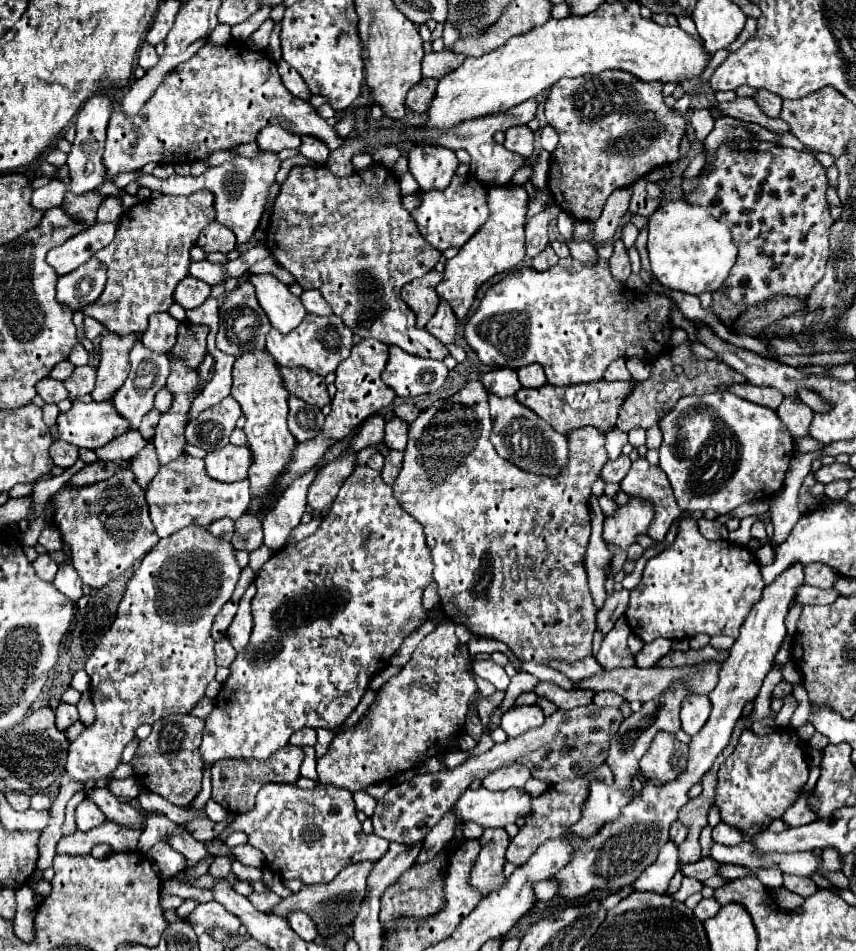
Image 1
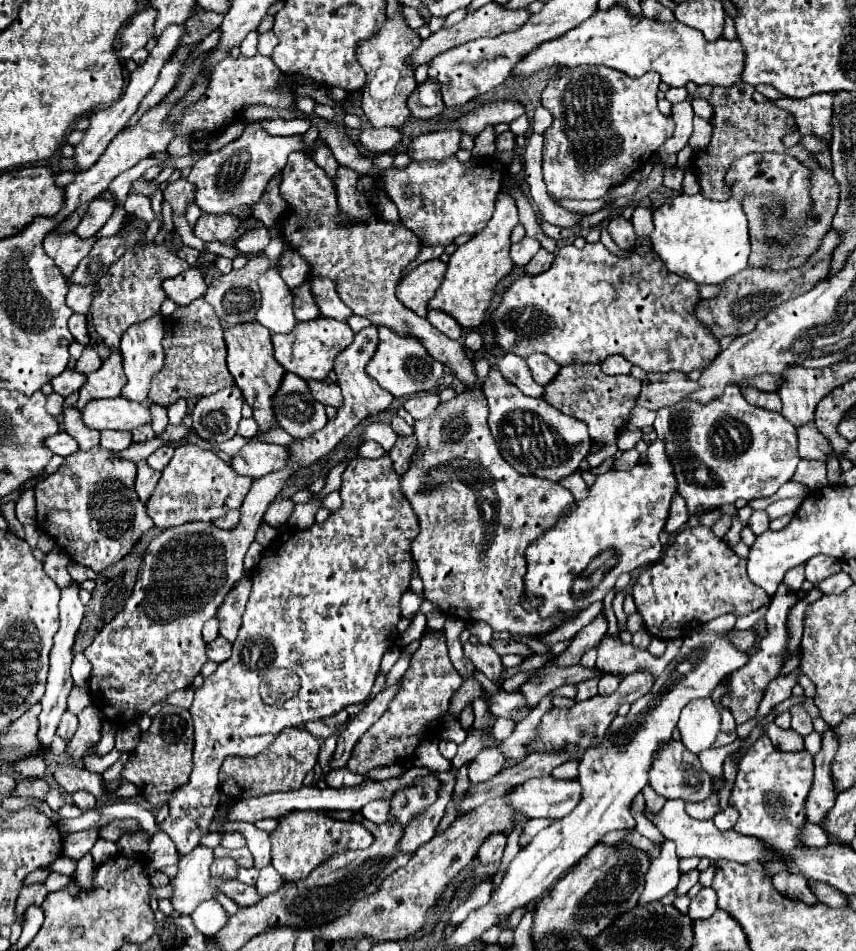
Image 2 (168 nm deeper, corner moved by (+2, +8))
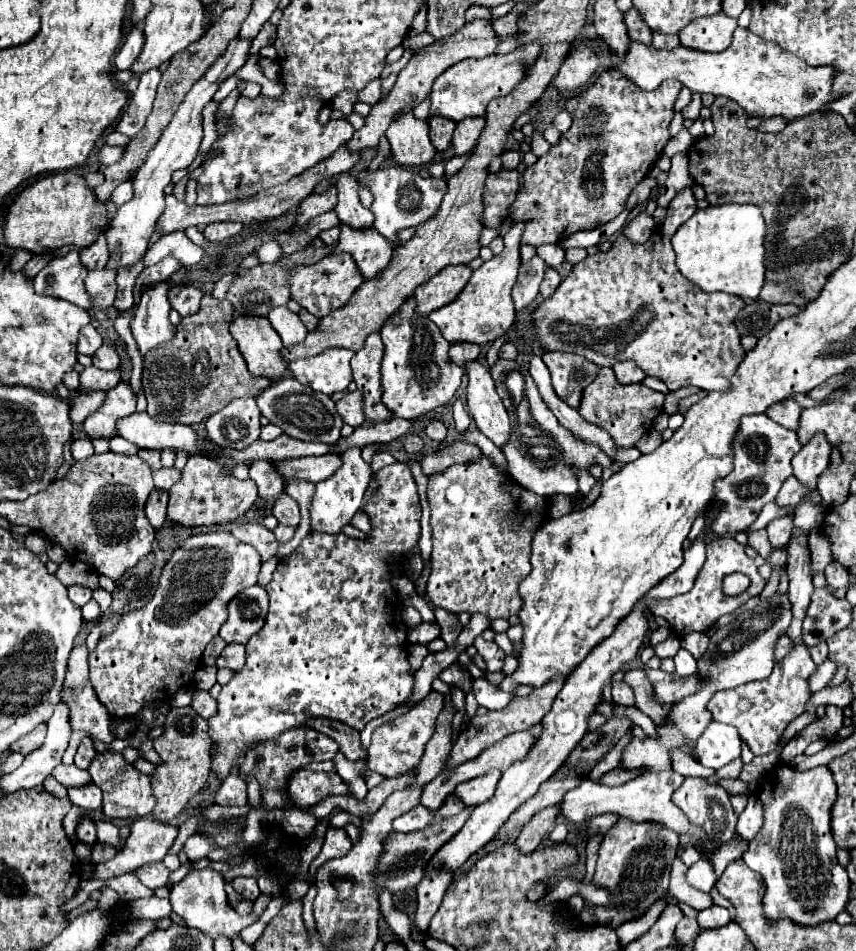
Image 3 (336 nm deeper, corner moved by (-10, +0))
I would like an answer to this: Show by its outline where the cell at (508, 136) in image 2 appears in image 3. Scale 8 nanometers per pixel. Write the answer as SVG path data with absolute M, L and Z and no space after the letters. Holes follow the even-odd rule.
M507 150L505 154L501 154L501 166L503 166L505 170L517 168L519 162L521 162L521 154L515 152L515 150Z

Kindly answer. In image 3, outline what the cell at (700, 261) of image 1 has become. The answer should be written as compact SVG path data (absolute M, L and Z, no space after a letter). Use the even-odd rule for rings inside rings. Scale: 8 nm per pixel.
M723 204L697 210L673 236L673 248L677 254L679 272L695 282L705 292L729 292L741 298L757 298L765 280L765 220L761 208L753 204Z

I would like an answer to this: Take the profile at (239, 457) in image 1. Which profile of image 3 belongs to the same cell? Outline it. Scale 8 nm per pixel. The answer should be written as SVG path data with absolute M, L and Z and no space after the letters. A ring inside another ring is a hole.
M325 454L325 456L305 456L305 458L293 458L293 460L281 460L275 470L283 476L295 476L309 480L313 484L327 480L335 470L341 466L339 454Z

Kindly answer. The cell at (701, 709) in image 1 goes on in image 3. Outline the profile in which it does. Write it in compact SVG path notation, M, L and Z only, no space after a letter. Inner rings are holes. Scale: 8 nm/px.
M711 722L697 740L697 760L713 770L741 758L741 738L733 726Z

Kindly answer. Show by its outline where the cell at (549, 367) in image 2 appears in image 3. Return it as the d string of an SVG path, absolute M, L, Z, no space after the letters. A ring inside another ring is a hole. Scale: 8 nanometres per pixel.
M545 352L543 362L551 372L551 386L555 394L571 408L579 408L581 394L585 386L597 378L599 368L587 358L565 352Z

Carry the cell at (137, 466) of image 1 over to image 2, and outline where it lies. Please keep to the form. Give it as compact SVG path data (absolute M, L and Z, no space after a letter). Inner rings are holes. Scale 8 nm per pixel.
M145 460L137 462L135 490L137 490L139 498L141 498L141 502L147 502L147 500L149 500L149 496L151 496L155 484L157 484L157 480L159 480L159 472L157 472L157 470L153 470L151 466L147 466Z

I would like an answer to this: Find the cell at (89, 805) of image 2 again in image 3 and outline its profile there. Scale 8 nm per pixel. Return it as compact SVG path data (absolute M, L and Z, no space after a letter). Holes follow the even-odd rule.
M93 782L89 786L67 788L67 792L69 792L67 794L69 800L83 810L99 810L101 808L101 790Z

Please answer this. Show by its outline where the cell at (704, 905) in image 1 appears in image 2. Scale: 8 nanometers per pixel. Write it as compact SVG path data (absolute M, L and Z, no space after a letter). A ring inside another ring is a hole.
M703 888L689 906L689 918L699 920L699 918L709 918L717 910L717 894L713 888Z

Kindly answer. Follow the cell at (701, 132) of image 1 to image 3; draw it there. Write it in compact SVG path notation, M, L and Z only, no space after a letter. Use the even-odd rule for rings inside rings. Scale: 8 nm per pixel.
M685 188L669 204L669 212L657 232L659 244L653 238L645 244L631 244L619 232L609 252L587 256L583 262L575 264L555 294L543 300L533 314L535 332L543 350L573 352L585 356L597 366L615 366L621 360L633 360L647 376L661 378L671 392L683 386L697 386L707 392L727 390L731 386L731 374L735 374L739 362L745 358L741 334L735 328L735 318L745 302L741 298L733 298L733 294L705 294L677 270L671 238L695 212L697 200L693 192Z

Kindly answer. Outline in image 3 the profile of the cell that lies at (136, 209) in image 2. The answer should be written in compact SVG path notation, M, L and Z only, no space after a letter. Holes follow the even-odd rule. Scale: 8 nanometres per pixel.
M169 232L169 234L163 234L155 244L149 246L143 262L145 266L153 266L161 262L165 256L177 258L183 266L193 266L203 258L203 248L195 246L185 236L185 232Z

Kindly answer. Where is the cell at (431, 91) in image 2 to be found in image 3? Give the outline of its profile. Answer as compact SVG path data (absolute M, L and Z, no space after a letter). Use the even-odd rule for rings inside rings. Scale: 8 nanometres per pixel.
M441 116L429 118L429 128L431 128L431 142L439 152L445 152L451 146L451 136L455 130L455 122L445 120Z

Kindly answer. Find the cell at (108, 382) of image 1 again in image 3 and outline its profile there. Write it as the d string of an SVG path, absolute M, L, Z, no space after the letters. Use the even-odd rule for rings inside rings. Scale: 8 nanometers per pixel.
M121 382L113 390L107 392L105 404L91 414L83 426L89 438L115 438L117 436L117 420L129 416L135 412L137 398L131 392L131 386L127 382Z

